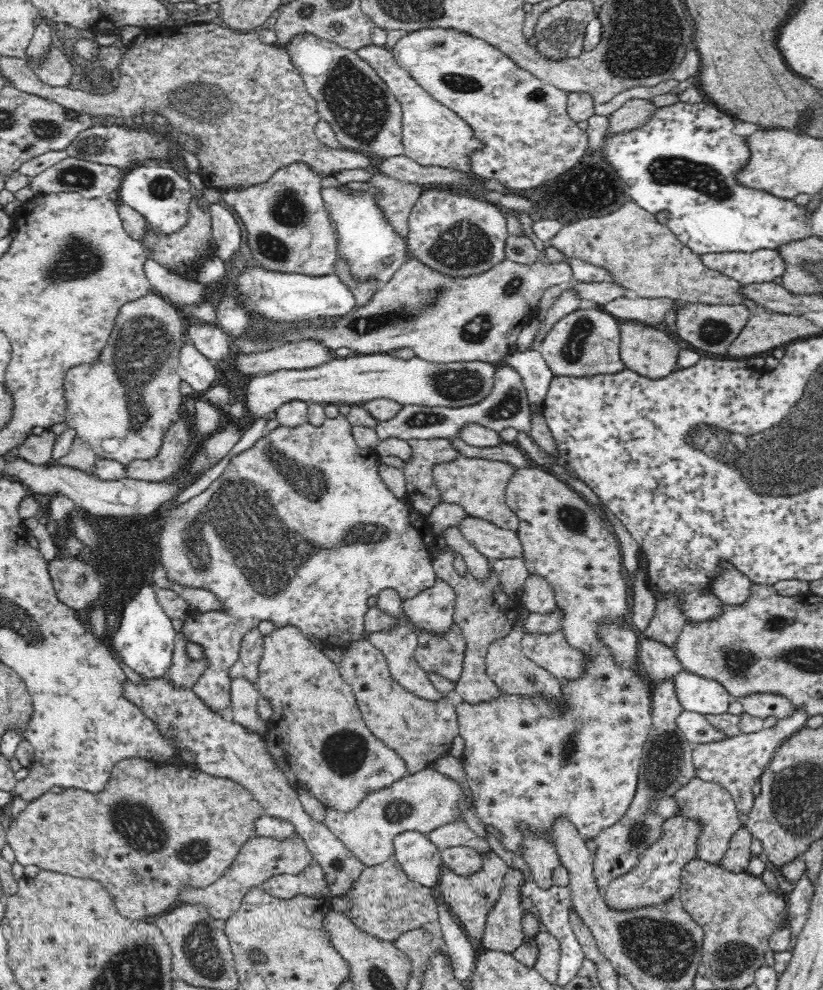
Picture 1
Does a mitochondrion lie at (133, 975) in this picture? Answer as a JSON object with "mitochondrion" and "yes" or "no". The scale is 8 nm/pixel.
{"mitochondrion":"yes"}

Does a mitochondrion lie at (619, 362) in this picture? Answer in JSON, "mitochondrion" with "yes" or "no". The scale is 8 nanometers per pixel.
{"mitochondrion":"no"}

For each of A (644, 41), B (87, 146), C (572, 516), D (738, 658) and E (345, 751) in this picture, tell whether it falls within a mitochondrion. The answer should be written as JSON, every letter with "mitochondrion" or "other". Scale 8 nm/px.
{"A":"mitochondrion","B":"mitochondrion","C":"mitochondrion","D":"mitochondrion","E":"mitochondrion"}

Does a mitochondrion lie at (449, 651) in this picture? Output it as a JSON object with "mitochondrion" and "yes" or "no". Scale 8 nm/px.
{"mitochondrion":"yes"}

